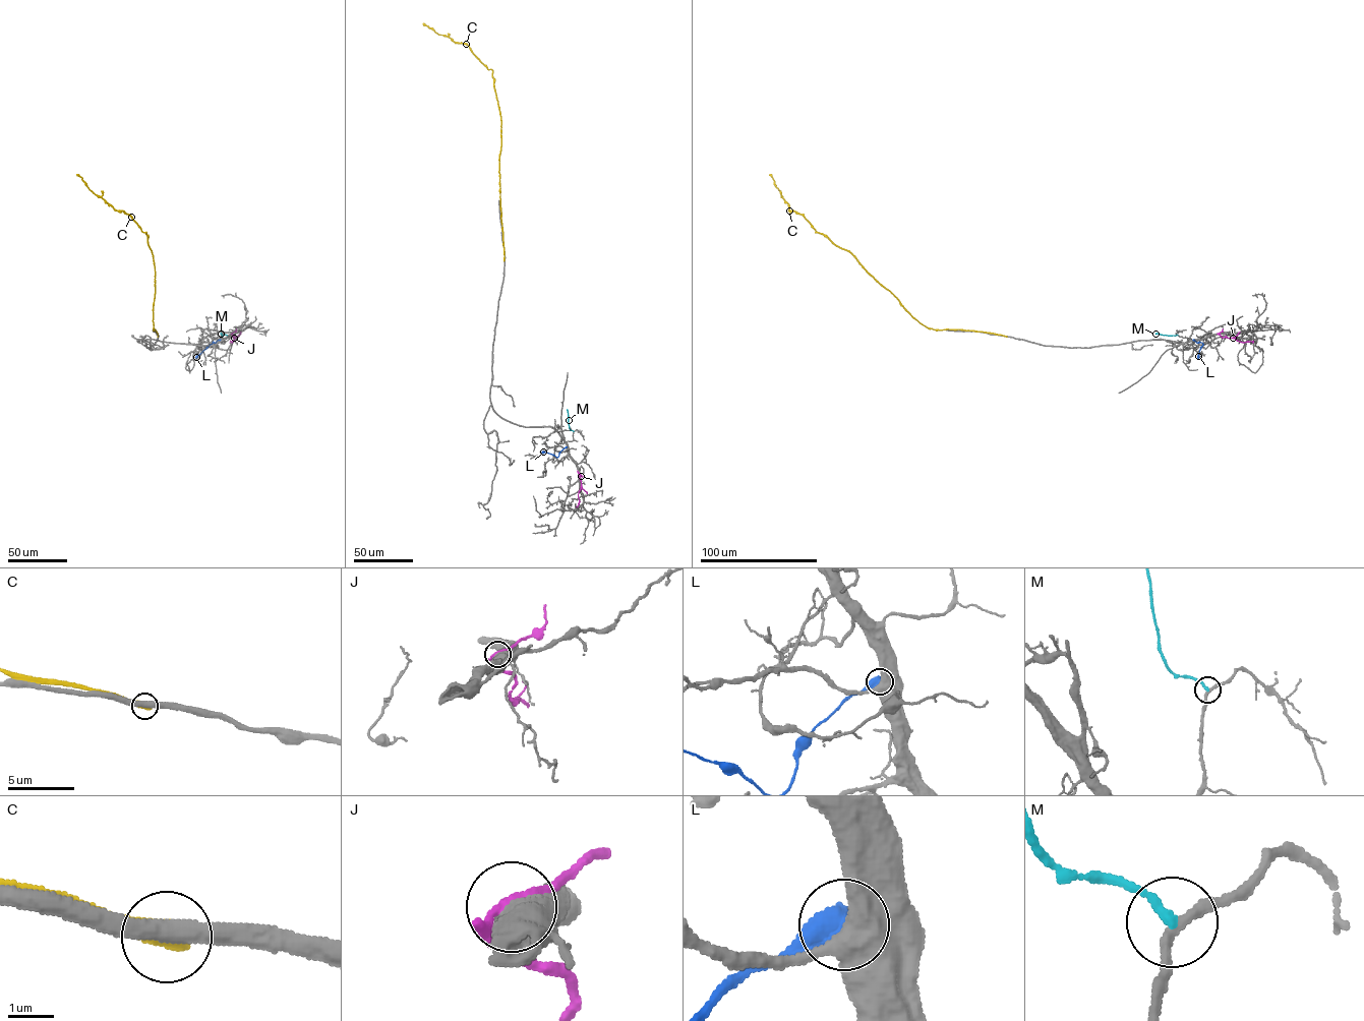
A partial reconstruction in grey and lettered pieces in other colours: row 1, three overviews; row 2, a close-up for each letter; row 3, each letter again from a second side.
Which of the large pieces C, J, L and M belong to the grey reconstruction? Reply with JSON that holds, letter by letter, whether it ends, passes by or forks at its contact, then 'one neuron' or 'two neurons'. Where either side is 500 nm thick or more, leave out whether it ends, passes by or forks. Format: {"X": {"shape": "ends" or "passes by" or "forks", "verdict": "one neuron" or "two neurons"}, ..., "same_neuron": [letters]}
{"C": {"verdict": "two neurons"}, "J": {"verdict": "two neurons"}, "L": {"verdict": "two neurons"}, "M": {"shape": "ends", "verdict": "two neurons"}, "same_neuron": []}

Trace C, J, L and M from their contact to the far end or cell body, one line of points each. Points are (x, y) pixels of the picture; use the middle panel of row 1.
C: (505, 260), (499, 170), (501, 122), (492, 70), (465, 44), (456, 43), (422, 23)
J: (578, 472), (581, 488), (576, 507)
L: (567, 446), (557, 457), (542, 452)
M: (574, 431), (569, 427), (567, 409)

